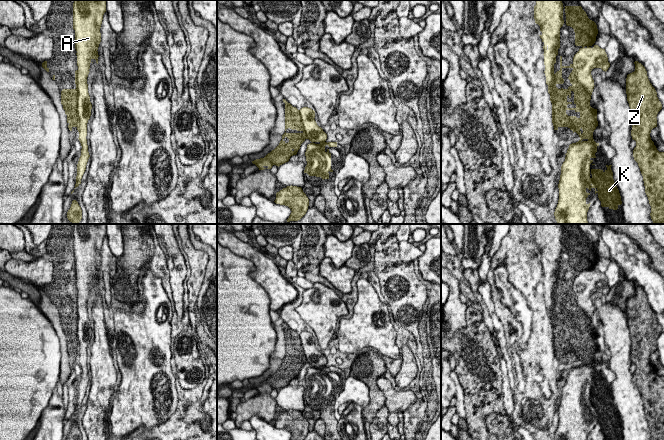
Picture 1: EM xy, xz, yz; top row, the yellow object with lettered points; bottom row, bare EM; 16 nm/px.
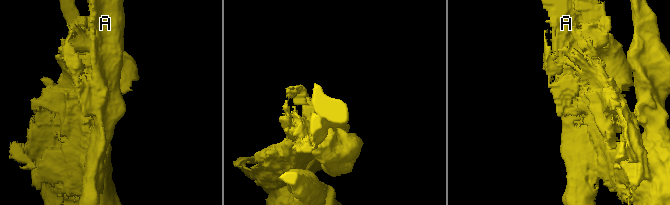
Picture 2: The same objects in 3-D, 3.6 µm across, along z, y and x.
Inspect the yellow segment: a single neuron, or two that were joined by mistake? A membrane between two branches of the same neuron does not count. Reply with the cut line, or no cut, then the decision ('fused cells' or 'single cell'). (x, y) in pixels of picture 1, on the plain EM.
cut xy (77, 313), (77, 325), (72, 330), (63, 332); fused cells

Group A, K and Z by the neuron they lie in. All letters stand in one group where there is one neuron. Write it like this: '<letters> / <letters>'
A / K Z

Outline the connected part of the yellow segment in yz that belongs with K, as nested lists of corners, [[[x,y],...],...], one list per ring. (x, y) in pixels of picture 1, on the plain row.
[[[606,389],[605,395],[601,393],[591,393],[592,405],[598,414],[598,422],[602,431],[617,434],[622,428],[621,420],[613,403],[612,389]]]

